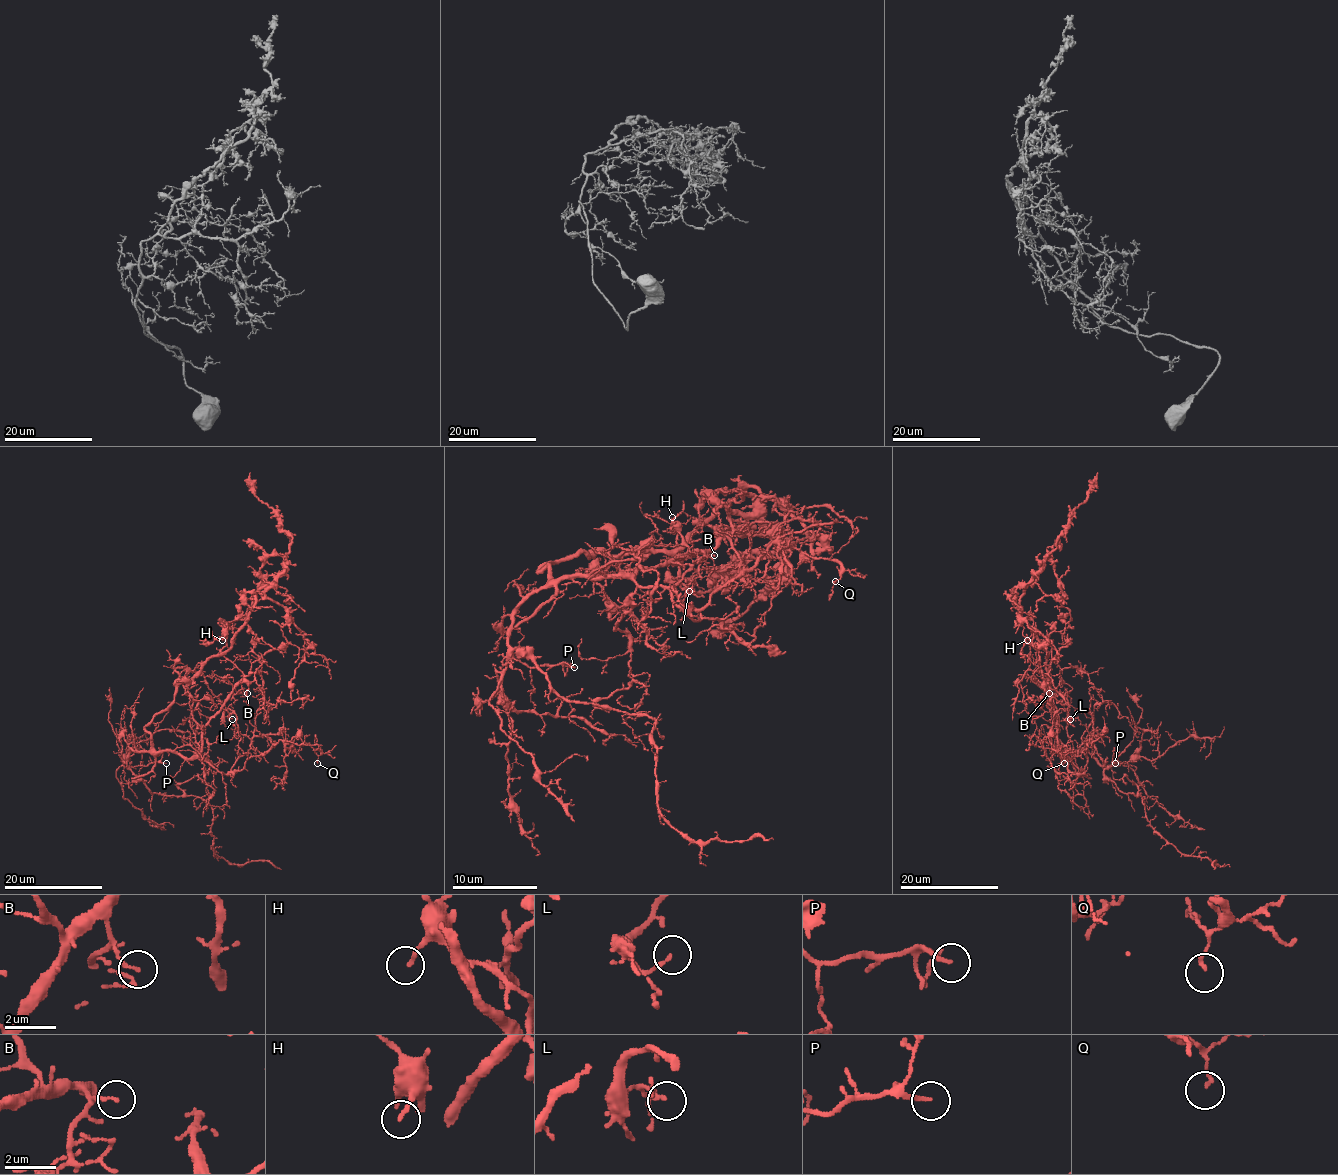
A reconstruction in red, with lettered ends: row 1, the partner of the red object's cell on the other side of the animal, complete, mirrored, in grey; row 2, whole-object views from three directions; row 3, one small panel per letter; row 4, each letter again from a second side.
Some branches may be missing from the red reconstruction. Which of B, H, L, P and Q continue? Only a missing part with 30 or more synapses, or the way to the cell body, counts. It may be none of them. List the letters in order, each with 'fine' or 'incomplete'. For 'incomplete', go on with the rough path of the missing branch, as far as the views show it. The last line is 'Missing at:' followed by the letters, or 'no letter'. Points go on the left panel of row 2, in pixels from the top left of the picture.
B: fine
H: fine
L: fine
P: incomplete; course (166, 763), (180, 761), (185, 752), (179, 736), (184, 732), (185, 723), (182, 716)
Q: fine
Missing at: P

